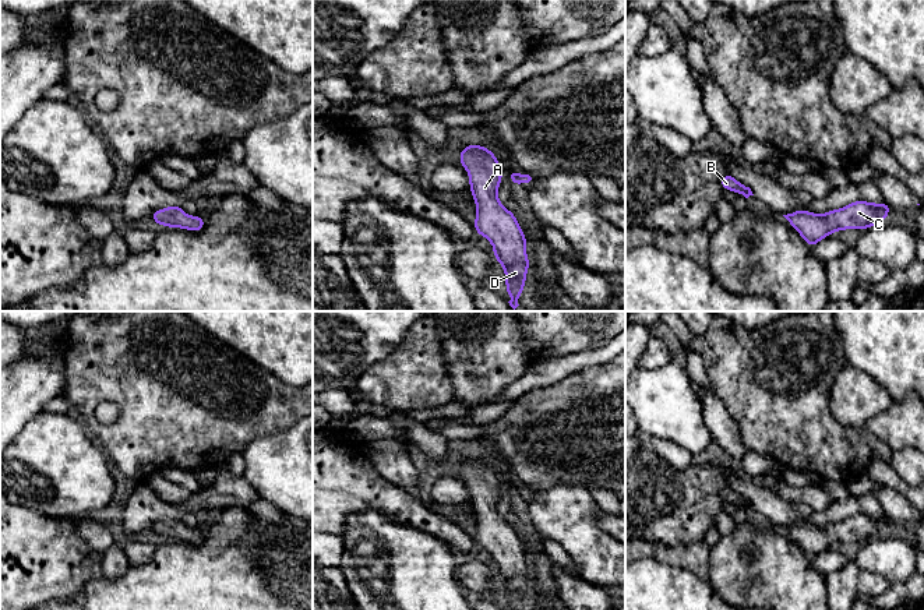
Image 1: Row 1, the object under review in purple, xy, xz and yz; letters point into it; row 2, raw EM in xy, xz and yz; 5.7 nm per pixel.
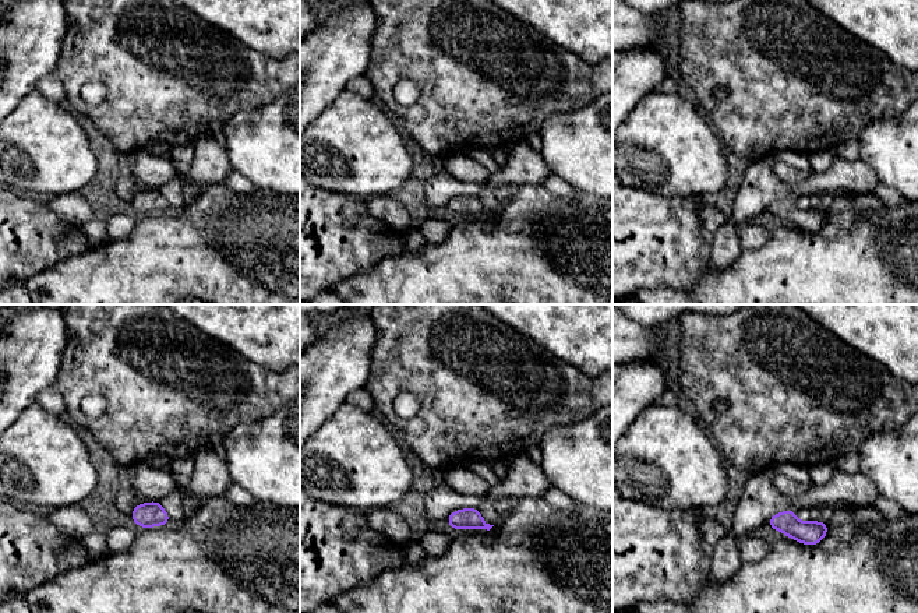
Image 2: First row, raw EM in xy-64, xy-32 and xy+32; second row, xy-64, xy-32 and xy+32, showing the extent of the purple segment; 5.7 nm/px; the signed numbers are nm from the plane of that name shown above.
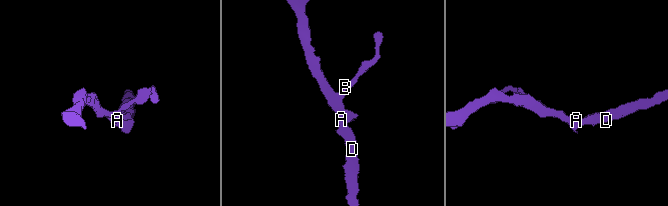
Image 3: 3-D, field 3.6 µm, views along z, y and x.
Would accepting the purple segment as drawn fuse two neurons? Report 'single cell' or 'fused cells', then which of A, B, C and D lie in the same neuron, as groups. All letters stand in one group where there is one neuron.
single cell | A B C D

